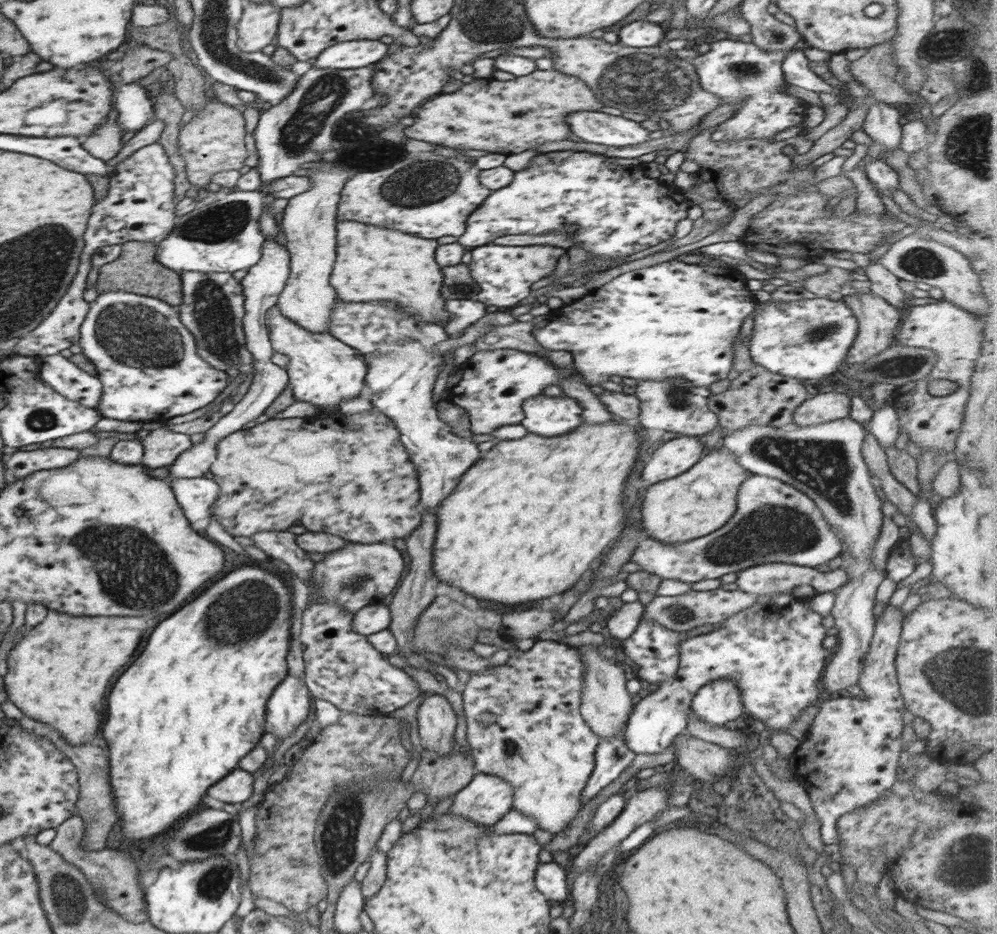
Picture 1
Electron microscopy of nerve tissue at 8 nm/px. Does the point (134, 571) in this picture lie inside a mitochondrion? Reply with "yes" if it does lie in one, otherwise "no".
yes

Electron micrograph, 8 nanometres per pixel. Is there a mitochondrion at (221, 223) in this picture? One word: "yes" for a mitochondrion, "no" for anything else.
yes

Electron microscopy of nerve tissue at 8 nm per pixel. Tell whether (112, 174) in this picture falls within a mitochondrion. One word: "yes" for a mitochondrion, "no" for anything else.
no

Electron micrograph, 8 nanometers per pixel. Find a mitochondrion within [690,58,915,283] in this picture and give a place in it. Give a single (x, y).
(742, 70)

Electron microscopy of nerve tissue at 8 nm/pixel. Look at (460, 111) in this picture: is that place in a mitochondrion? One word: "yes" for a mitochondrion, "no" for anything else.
no

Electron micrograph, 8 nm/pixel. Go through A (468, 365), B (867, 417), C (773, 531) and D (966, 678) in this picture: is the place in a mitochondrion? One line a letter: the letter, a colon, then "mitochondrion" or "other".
A: other
B: other
C: mitochondrion
D: mitochondrion

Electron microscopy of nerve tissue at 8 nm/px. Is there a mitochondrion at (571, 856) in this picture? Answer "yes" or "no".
no

